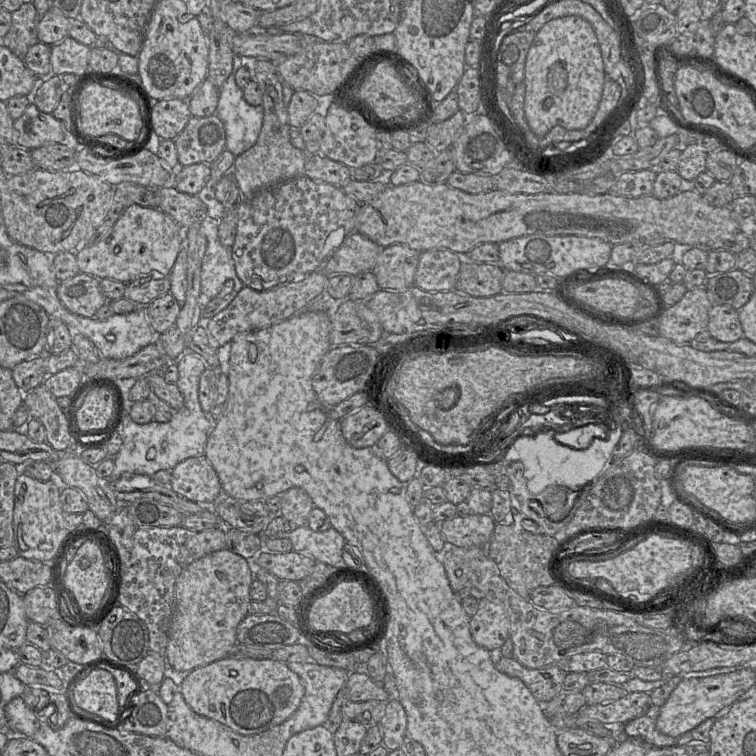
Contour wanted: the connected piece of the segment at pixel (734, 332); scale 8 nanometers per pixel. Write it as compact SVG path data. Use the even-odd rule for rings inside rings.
M727 304L712 306L706 329L721 342L734 342L744 337L738 310Z

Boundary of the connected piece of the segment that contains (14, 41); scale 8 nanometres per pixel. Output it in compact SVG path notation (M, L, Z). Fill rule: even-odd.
M32 2L23 3L22 6L18 10L12 12L12 25L11 25L9 32L3 38L4 46L9 48L20 59L24 60L28 50L33 45L39 42L38 23L41 17L42 16L38 14Z

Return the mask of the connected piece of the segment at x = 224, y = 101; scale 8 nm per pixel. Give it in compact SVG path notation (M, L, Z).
M234 54L233 69L219 89L216 115L221 119L225 134L225 149L239 156L256 142L263 122L261 105L251 106L243 98L243 90L235 82L242 56Z

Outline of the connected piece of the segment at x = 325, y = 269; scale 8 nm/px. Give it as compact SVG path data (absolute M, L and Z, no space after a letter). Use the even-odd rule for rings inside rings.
M353 232L319 269L328 277L339 274L356 276L372 271L383 247L358 232Z

